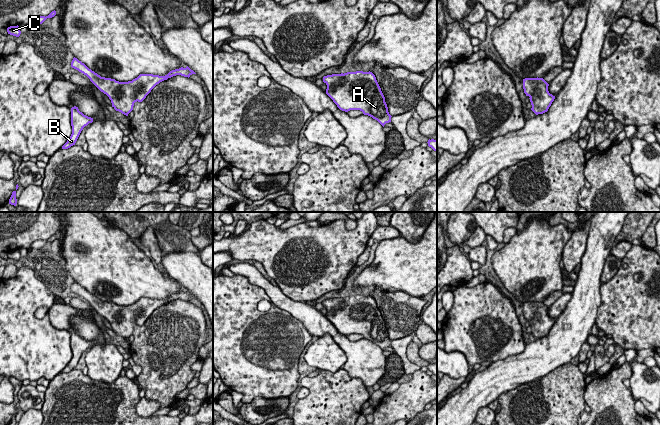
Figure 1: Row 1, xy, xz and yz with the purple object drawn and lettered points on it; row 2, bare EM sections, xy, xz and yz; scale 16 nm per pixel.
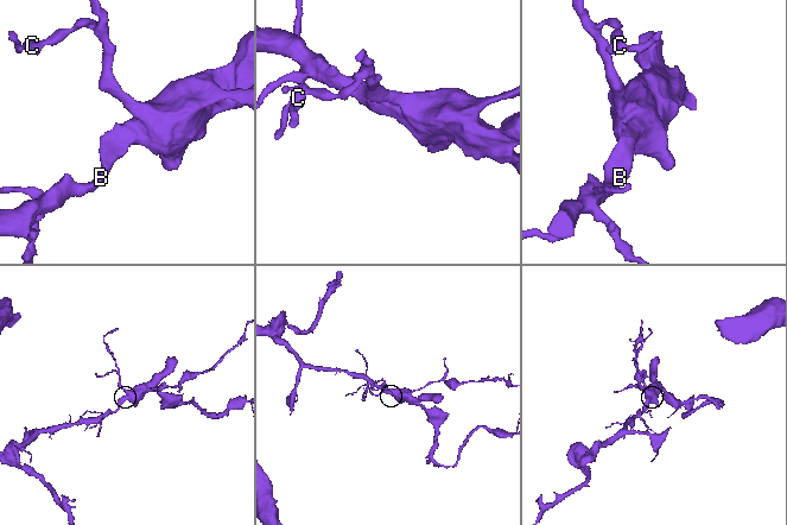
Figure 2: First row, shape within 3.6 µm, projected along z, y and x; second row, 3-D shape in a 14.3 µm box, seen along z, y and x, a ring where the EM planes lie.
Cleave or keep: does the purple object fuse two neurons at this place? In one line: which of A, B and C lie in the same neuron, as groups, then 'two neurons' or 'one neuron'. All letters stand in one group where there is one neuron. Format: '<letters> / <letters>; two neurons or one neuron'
A B C; one neuron

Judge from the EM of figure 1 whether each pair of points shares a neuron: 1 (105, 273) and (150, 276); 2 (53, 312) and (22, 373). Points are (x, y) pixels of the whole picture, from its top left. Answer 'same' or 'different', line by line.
1: same
2: different

